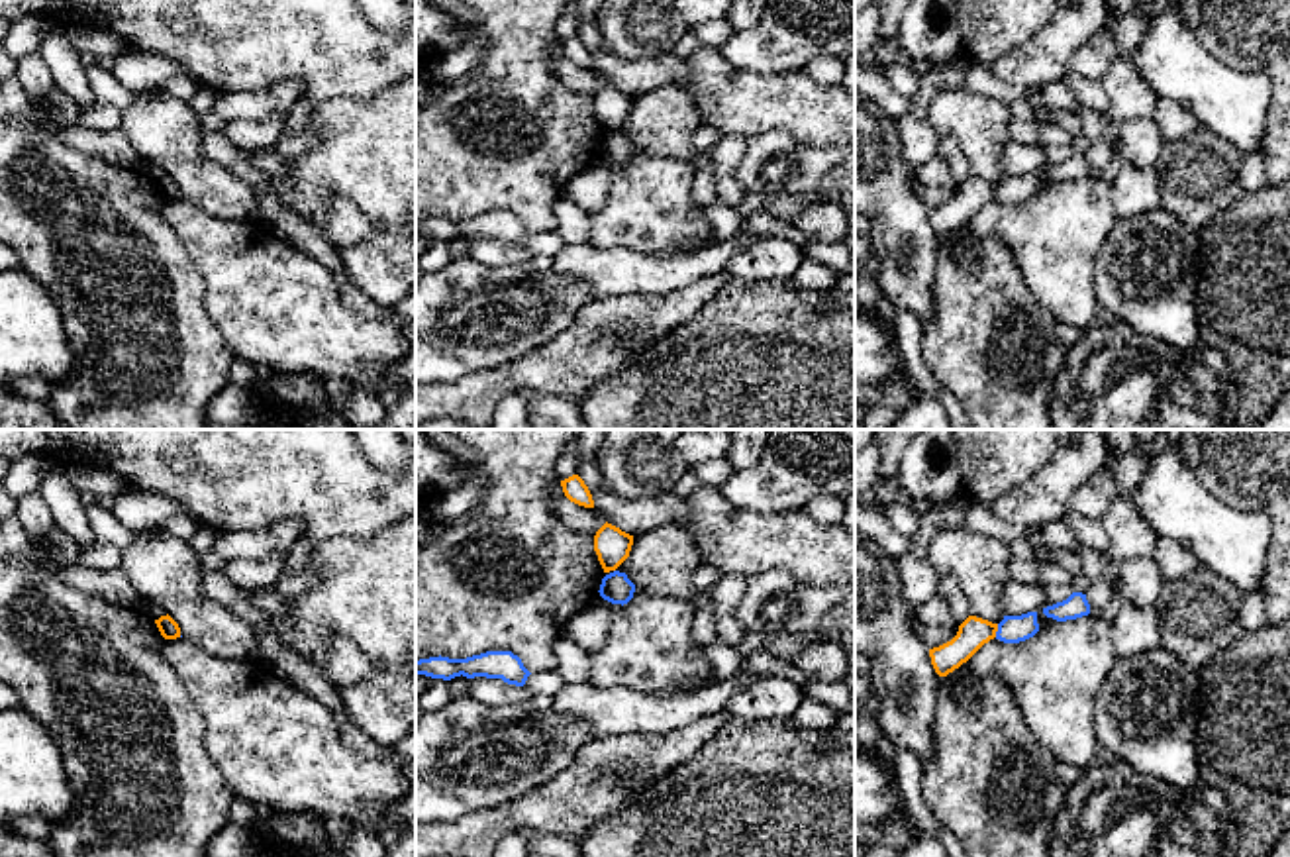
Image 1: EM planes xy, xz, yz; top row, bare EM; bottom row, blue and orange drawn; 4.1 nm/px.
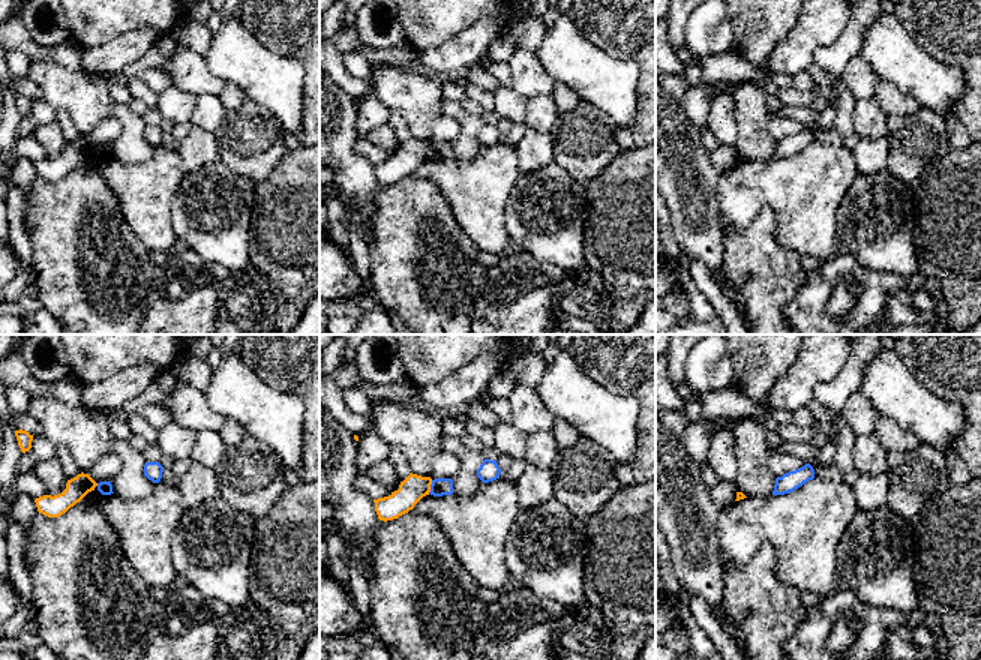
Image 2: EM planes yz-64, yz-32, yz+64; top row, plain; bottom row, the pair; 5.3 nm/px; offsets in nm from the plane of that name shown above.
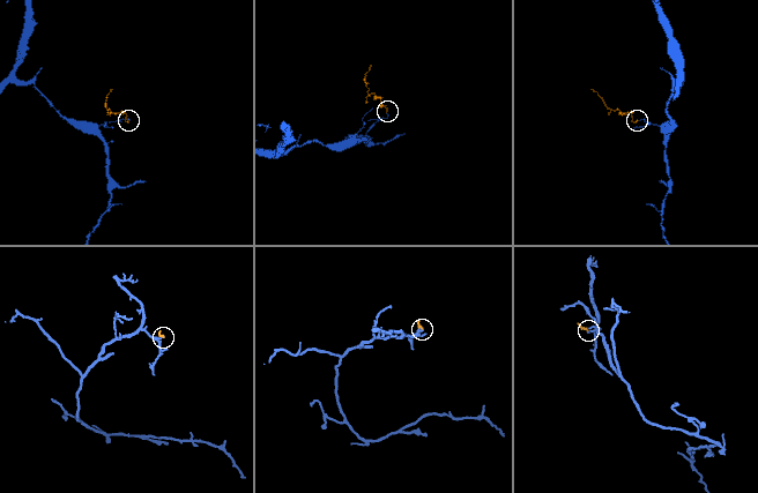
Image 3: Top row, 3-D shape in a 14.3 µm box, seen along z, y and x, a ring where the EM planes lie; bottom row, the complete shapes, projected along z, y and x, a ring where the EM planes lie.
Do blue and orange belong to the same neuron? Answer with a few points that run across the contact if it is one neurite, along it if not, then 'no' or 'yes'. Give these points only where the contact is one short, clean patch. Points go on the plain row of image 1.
line yz (998, 185), (994, 197); no

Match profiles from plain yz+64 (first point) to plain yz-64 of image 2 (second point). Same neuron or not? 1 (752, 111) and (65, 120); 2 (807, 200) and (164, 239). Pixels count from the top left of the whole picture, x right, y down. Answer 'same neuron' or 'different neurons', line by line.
1: different neurons
2: same neuron

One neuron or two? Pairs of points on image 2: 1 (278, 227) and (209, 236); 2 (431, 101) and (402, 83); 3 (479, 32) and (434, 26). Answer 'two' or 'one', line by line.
1: two
2: one
3: two

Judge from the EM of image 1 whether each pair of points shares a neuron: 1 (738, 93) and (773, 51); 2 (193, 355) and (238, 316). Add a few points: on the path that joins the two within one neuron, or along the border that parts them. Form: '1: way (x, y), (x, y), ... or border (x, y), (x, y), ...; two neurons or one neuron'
1: border (718, 50), (732, 63), (757, 73), (802, 71); two neurons
2: border (202, 289), (202, 308), (236, 355); two neurons

